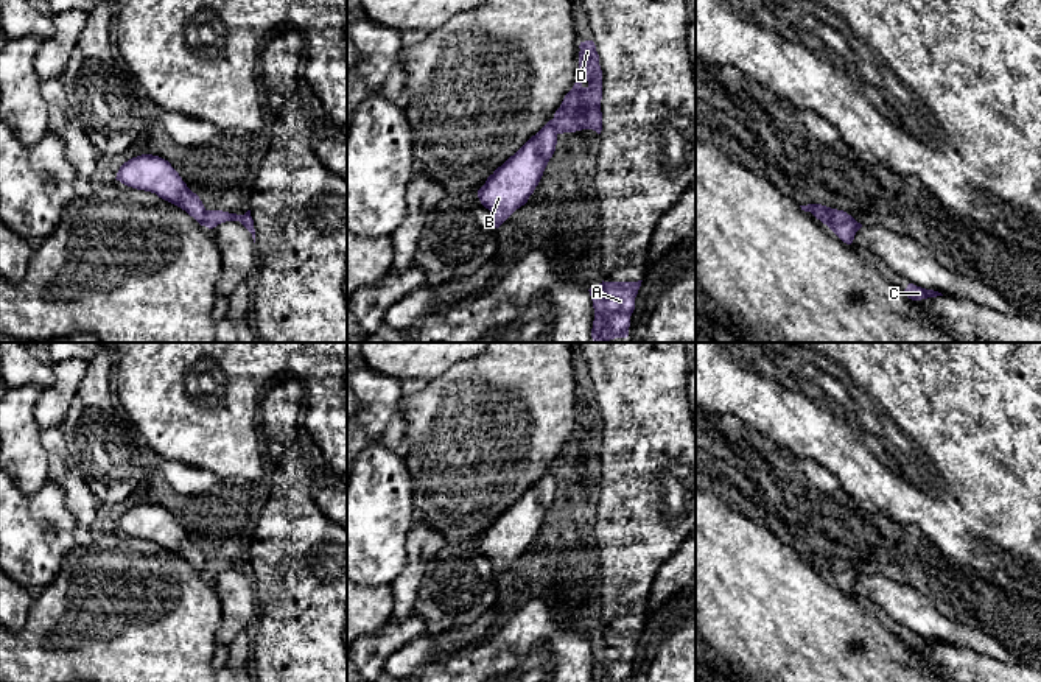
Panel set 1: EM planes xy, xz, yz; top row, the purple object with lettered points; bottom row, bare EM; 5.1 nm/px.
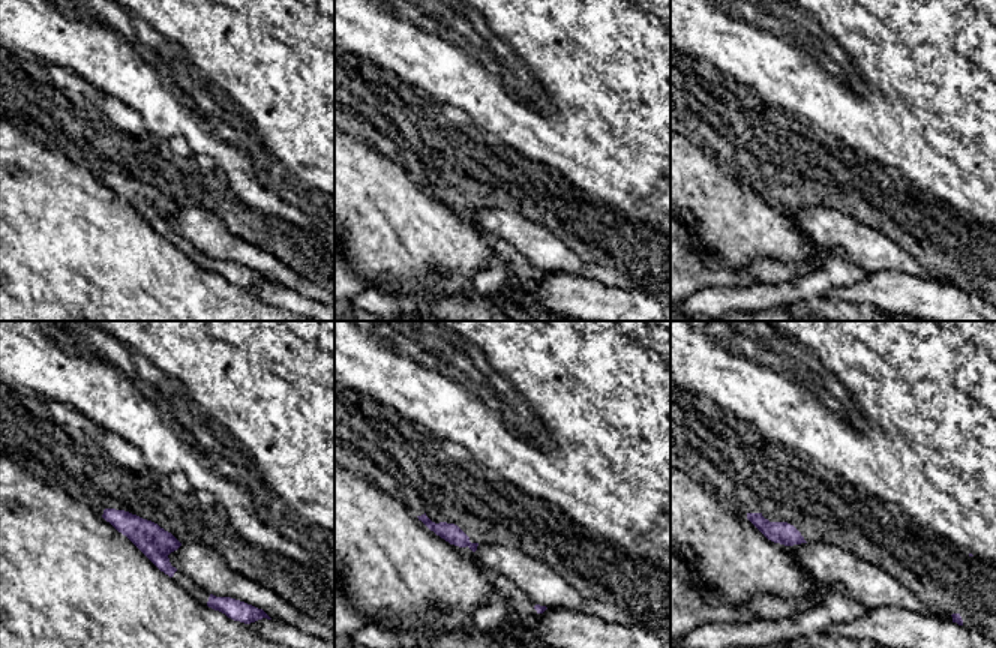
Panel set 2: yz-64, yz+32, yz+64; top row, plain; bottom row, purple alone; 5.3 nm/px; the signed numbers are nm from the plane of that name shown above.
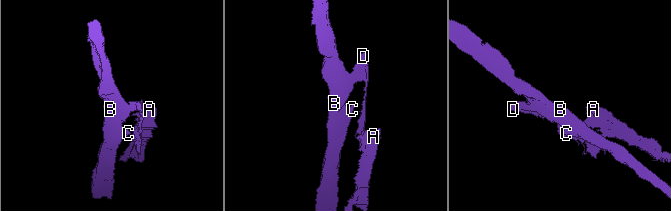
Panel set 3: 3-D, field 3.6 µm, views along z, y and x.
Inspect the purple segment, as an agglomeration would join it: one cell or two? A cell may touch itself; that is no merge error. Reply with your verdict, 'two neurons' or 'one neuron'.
two neurons

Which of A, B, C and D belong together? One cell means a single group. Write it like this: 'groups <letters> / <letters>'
groups A D / B C

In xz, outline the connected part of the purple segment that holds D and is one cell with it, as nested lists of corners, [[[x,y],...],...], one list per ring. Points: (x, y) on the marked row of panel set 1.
[[[593,40],[579,45],[579,76],[556,111],[552,123],[556,134],[593,129],[602,131],[602,70]]]

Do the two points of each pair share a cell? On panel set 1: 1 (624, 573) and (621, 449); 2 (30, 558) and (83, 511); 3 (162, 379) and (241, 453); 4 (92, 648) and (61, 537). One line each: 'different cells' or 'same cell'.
1: same cell
2: different cells
3: same cell
4: different cells

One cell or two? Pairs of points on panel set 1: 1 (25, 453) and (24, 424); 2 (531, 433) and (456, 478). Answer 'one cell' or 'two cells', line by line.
1: one cell
2: one cell

